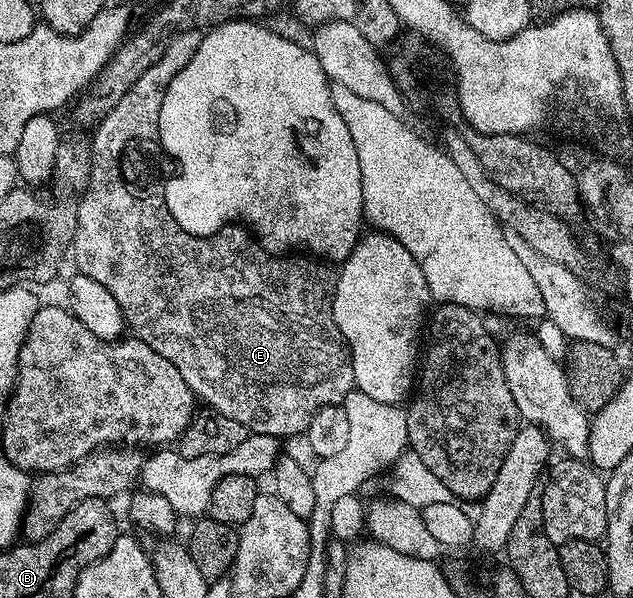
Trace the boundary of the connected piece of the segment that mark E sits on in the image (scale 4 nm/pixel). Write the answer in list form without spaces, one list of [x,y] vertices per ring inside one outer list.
[[[179,31],[164,49],[164,57],[160,57],[160,61],[156,61],[148,69],[144,69],[144,73],[140,73],[136,85],[132,85],[132,89],[128,89],[128,93],[124,93],[124,97],[120,97],[120,101],[116,101],[116,105],[112,105],[109,113],[96,124],[94,139],[92,138],[90,146],[90,180],[87,181],[87,185],[77,201],[78,224],[72,244],[72,259],[74,255],[74,263],[78,266],[77,270],[81,274],[92,277],[92,281],[100,281],[100,285],[104,285],[104,289],[108,289],[108,293],[112,293],[116,297],[129,330],[137,338],[144,340],[149,347],[156,349],[156,353],[160,353],[160,357],[168,357],[168,361],[172,361],[172,365],[176,365],[176,369],[180,369],[180,377],[184,377],[188,389],[192,389],[194,396],[201,402],[203,399],[206,402],[203,404],[209,410],[224,413],[224,417],[232,417],[232,421],[240,421],[240,425],[244,425],[247,432],[255,435],[273,435],[275,439],[282,441],[285,440],[285,435],[300,434],[301,436],[306,433],[318,410],[324,409],[325,406],[341,404],[348,392],[355,390],[354,362],[350,356],[350,347],[346,344],[346,338],[342,336],[338,326],[334,324],[335,268],[314,257],[291,257],[289,254],[270,255],[260,246],[257,238],[242,225],[221,227],[219,231],[214,233],[214,251],[208,251],[208,257],[212,257],[210,261],[196,261],[192,257],[184,257],[184,253],[180,253],[180,257],[176,257],[176,259],[170,255],[162,255],[162,251],[160,251],[160,255],[156,255],[156,251],[148,251],[148,241],[152,243],[152,239],[142,237],[144,229],[140,229],[140,225],[142,225],[140,211],[130,207],[130,197],[128,197],[128,193],[122,185],[120,173],[118,173],[118,153],[124,147],[124,141],[128,141],[132,137],[152,137],[154,135],[154,123],[160,121],[160,105],[164,101],[164,93],[168,89],[172,77],[176,77],[176,73],[180,73],[180,69],[184,69],[184,65],[188,65],[188,61],[192,61],[192,53],[196,53],[202,36],[203,32],[201,31]]]

